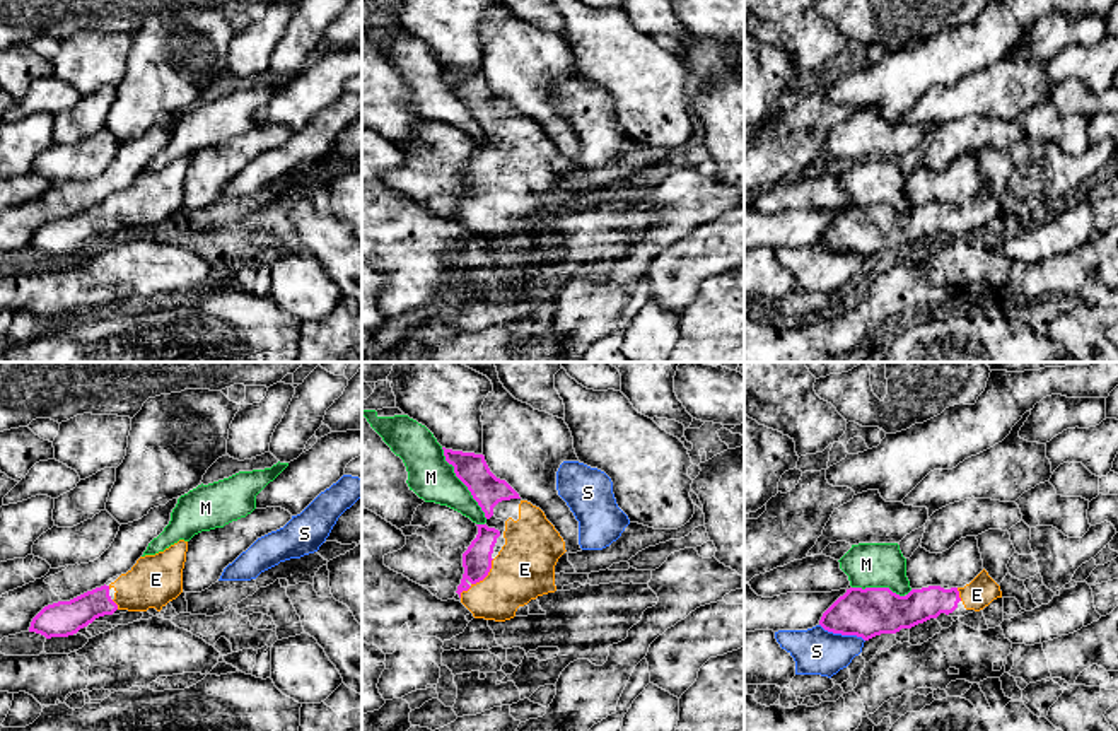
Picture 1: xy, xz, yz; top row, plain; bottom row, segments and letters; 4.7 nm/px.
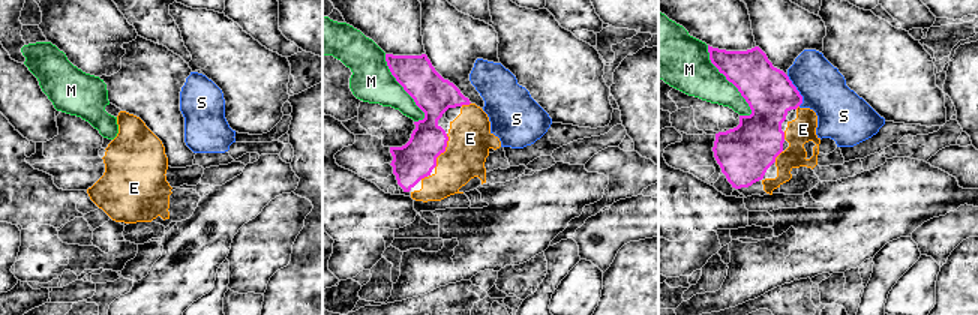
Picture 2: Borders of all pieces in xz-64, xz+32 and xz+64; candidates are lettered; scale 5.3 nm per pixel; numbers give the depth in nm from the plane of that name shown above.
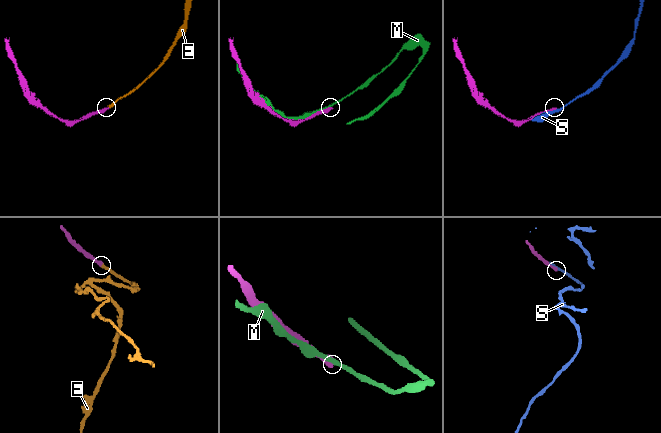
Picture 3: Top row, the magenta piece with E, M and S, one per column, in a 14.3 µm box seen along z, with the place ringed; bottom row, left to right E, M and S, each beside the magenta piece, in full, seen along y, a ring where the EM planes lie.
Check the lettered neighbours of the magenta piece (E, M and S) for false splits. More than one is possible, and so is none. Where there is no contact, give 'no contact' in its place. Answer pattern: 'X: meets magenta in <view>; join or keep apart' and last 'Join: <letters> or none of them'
E: meets magenta in xz; join
M: meets magenta in xz; keep apart
S: meets magenta in yz; keep apart
Join: E

